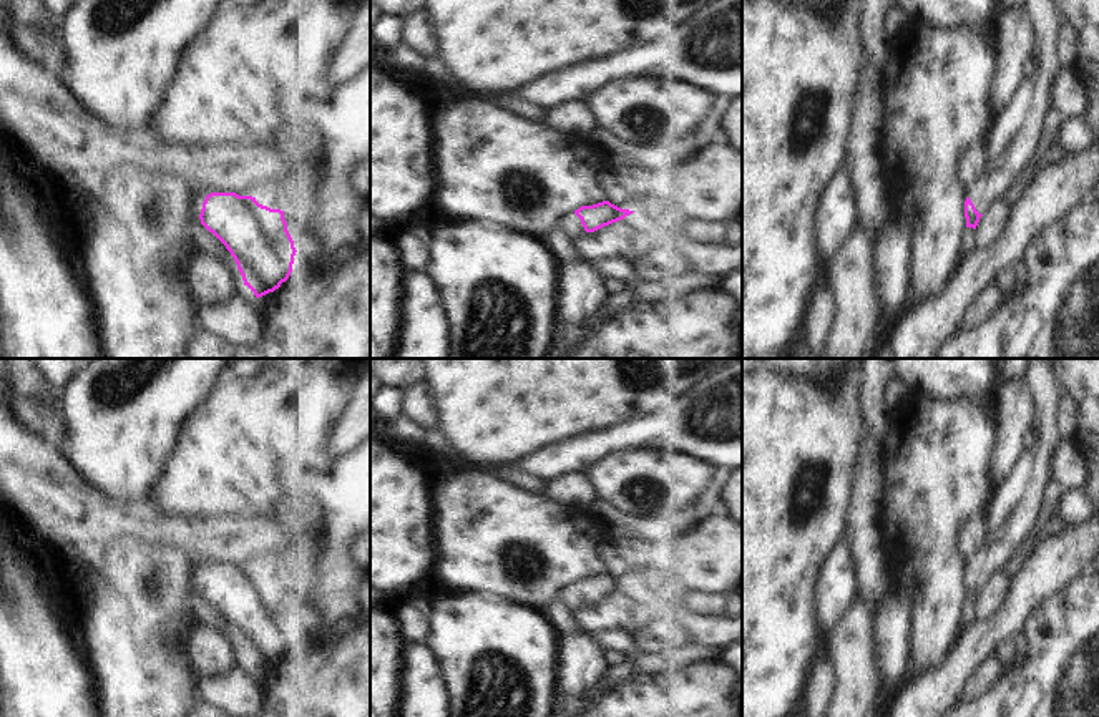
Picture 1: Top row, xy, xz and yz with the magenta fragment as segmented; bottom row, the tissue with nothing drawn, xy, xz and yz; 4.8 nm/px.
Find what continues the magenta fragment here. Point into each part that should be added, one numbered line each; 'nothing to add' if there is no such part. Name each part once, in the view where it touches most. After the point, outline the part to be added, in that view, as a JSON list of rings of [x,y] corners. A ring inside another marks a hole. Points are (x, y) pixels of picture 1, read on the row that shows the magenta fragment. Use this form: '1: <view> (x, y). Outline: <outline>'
1: xy (200, 193). Outline: [[[206,186],[203,188],[194,188],[193,189],[193,194],[194,194],[194,212],[199,216],[201,214],[201,209],[203,209],[203,202],[206,199],[208,194],[211,194],[212,191]]]

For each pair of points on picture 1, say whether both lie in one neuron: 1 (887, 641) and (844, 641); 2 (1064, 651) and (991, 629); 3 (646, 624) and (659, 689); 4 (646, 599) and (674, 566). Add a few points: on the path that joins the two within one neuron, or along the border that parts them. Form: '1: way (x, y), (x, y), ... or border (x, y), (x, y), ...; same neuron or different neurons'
1: border (874, 609), (874, 646), (882, 679); different neurons
2: border (1045, 601), (1030, 616), (1021, 633); different neurons
3: border (664, 636), (659, 641); different neurons
4: border (656, 590), (664, 599); different neurons

